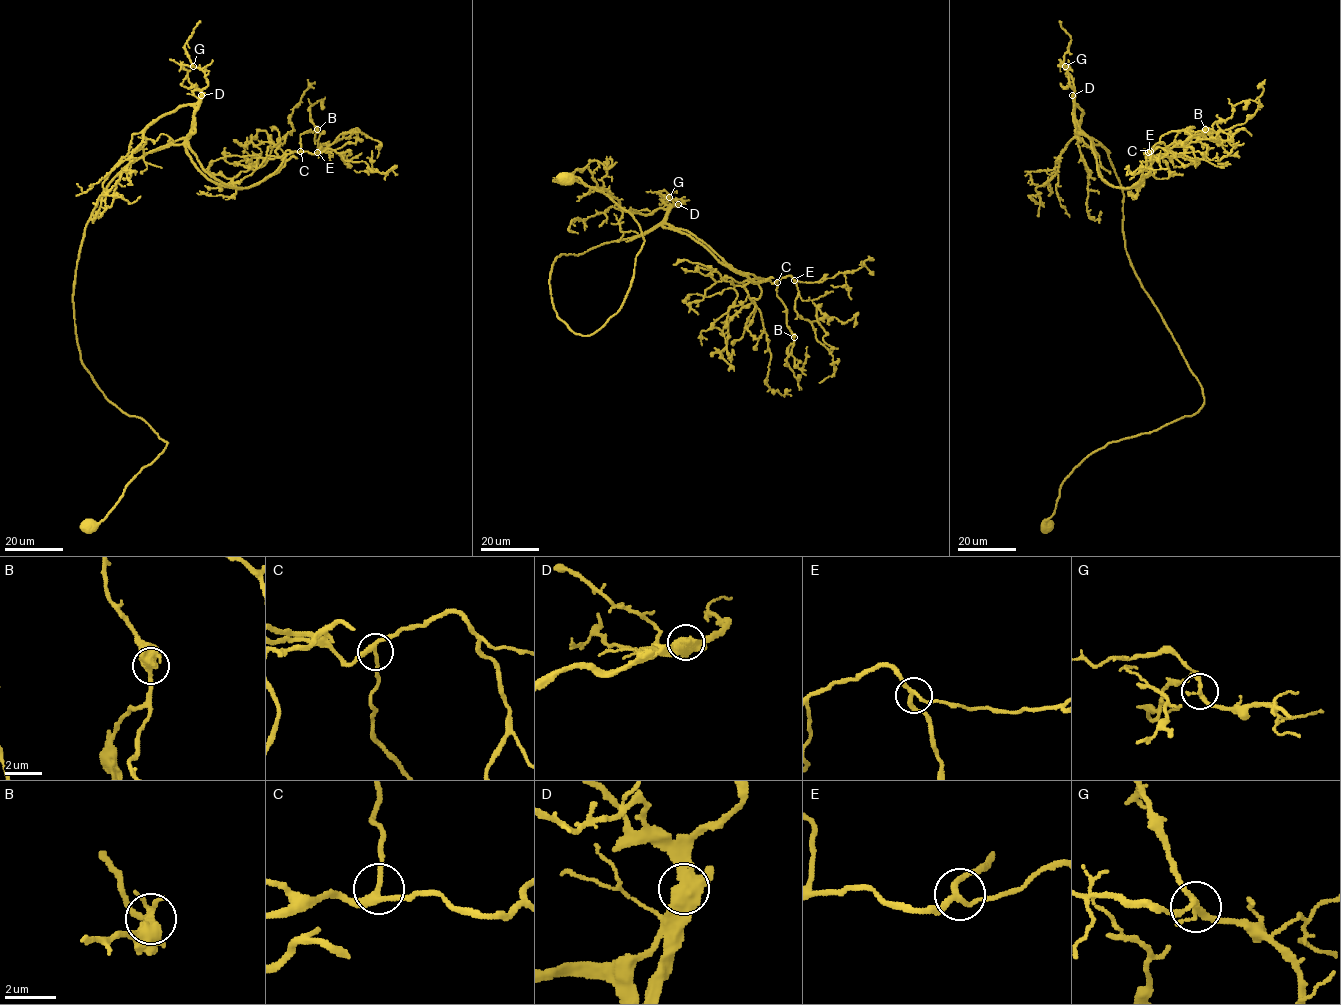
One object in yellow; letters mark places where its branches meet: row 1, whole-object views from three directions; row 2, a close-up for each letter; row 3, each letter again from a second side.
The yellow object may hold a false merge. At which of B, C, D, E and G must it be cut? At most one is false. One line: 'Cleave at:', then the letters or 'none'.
Cleave at: D

